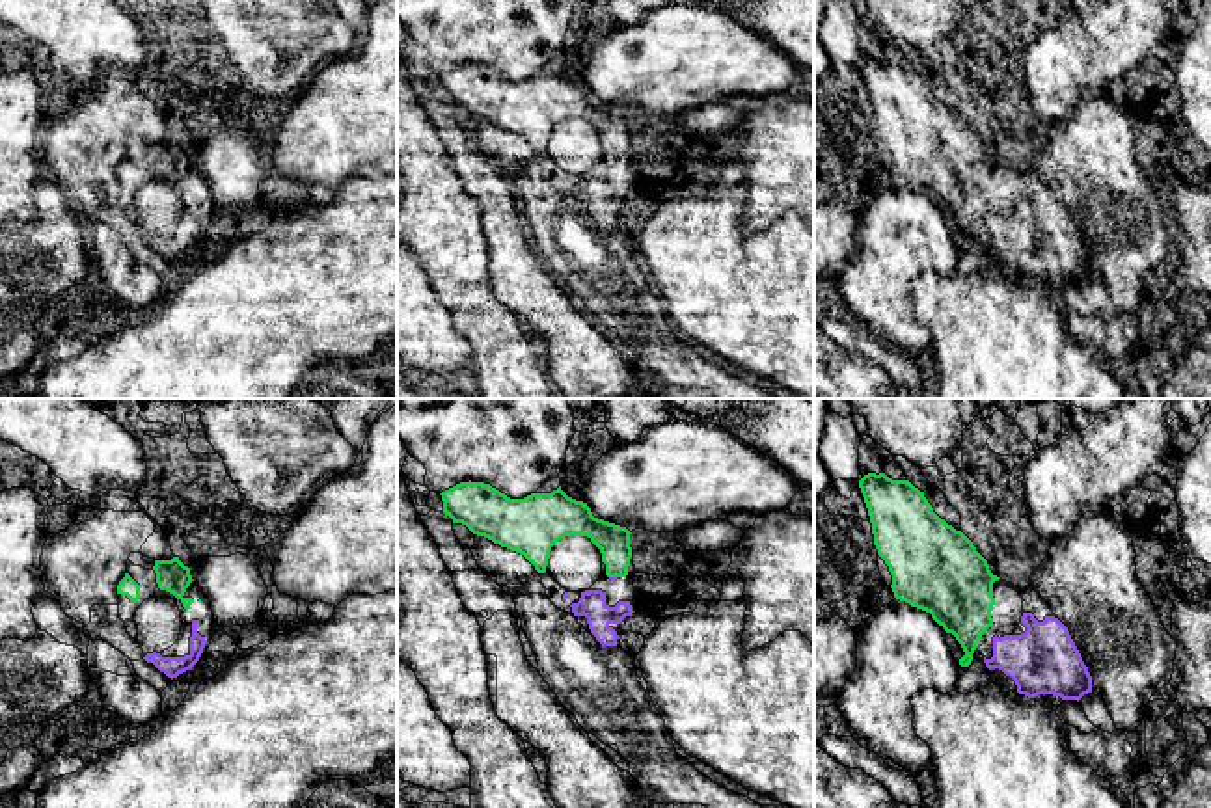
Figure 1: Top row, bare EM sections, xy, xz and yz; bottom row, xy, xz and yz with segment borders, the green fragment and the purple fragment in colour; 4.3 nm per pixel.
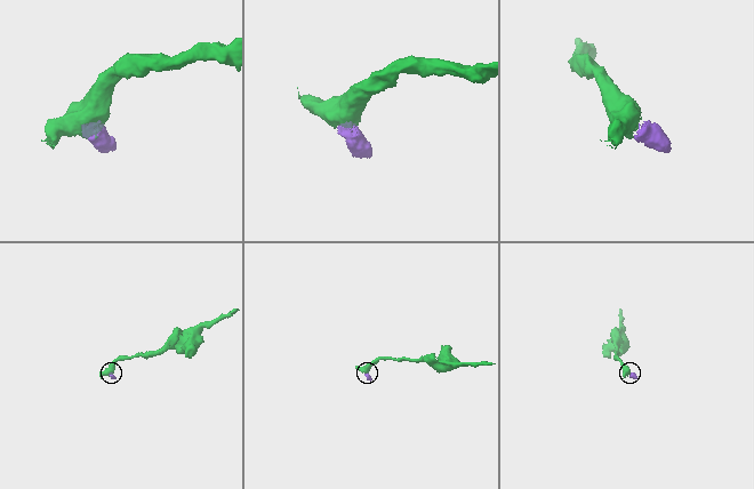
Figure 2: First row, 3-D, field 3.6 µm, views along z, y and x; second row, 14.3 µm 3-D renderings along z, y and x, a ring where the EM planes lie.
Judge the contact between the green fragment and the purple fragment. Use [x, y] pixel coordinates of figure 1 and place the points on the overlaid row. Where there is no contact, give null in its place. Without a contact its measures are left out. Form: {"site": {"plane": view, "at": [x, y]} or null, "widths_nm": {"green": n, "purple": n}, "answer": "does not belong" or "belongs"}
{"site": {"plane": "xz", "at": [613, 576]}, "widths_nm": {"green": 140, "purple": 20}, "answer": "belongs"}

